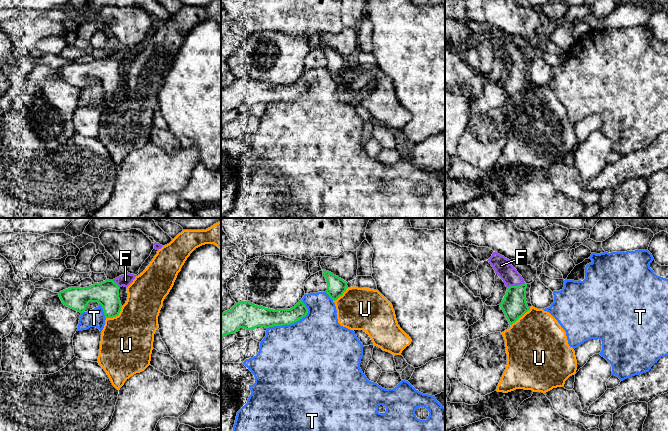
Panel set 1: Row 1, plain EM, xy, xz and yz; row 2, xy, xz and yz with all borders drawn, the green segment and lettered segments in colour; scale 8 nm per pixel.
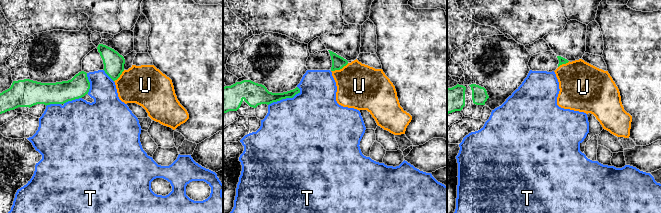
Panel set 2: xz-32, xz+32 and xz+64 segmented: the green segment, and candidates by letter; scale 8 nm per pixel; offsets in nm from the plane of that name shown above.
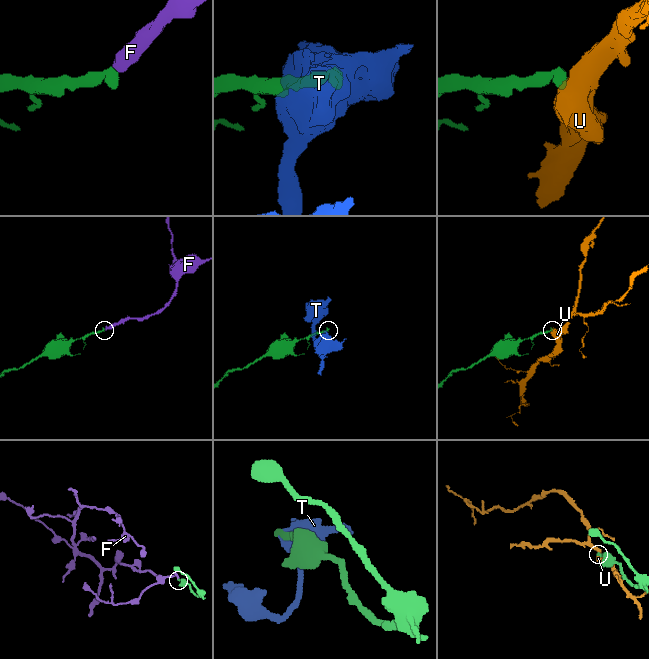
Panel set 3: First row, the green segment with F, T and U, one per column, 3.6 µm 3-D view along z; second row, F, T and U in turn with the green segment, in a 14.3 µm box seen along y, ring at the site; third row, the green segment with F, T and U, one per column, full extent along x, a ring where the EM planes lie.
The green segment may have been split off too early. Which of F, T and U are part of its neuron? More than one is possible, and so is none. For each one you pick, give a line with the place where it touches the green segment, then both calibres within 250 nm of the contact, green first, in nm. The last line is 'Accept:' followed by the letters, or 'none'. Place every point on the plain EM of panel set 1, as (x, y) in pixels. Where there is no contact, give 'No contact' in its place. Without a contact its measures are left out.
F: Touches green at yz (515, 62). Thickness 200 nm (green) against 140 nm
Accept: F

